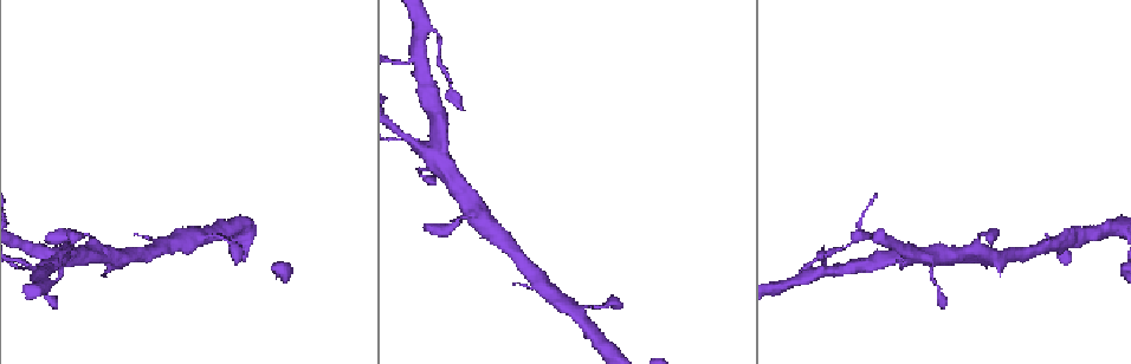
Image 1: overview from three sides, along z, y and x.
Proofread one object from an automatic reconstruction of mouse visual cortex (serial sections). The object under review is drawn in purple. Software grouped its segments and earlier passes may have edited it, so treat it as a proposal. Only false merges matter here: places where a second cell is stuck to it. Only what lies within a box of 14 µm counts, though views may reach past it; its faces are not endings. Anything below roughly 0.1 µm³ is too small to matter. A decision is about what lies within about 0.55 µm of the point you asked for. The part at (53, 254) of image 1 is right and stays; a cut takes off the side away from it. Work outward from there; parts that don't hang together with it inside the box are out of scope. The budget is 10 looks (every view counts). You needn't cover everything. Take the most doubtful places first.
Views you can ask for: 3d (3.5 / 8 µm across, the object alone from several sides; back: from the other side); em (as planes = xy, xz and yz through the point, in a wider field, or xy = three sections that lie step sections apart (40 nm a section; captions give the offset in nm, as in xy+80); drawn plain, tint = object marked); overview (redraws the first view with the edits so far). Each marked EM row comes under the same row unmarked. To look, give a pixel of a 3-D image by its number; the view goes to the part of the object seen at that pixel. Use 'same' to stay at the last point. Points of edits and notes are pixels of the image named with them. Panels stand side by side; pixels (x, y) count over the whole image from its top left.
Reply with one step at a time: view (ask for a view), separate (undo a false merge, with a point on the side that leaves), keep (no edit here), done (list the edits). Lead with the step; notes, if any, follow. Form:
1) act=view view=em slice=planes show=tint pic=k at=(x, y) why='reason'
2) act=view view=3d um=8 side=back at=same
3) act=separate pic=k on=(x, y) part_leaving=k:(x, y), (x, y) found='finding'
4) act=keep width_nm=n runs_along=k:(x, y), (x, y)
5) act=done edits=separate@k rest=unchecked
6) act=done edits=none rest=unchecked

act=view view=3d um=3.5 pic=1 at=(26, 267) why='thick turns thin'

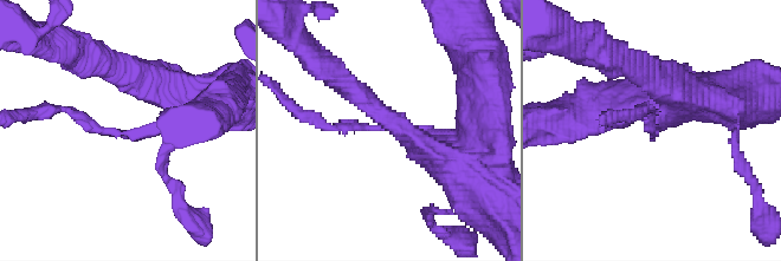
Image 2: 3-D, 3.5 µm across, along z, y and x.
act=view view=em slice=xy step=5 show=tint pic=2 at=(121, 133) arm_widths_nm=100,200 why='need the tissue'

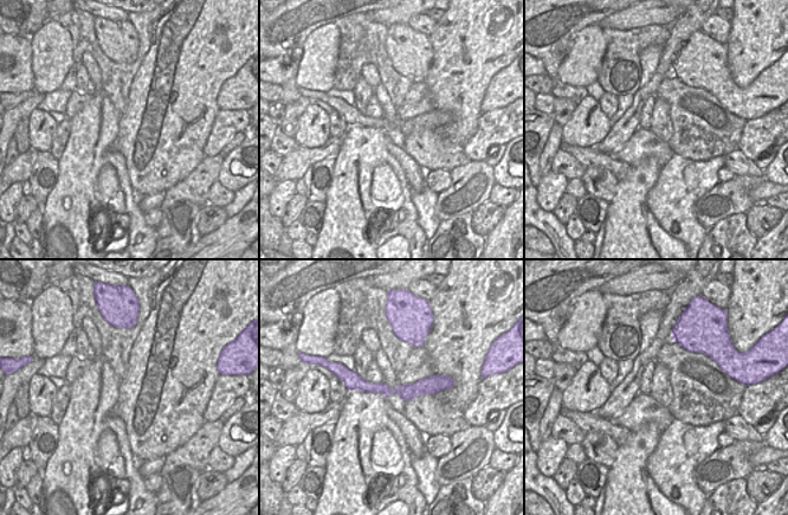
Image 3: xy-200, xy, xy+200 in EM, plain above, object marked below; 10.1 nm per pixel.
act=keep found='one cell here'

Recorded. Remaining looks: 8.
act=view view=3d um=8 pic=1 at=(61, 263)

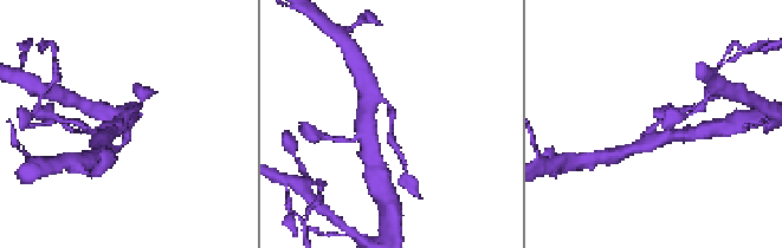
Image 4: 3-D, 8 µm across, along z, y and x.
act=view view=3d um=3.5 pic=4 at=(128, 127) why='zoom in'

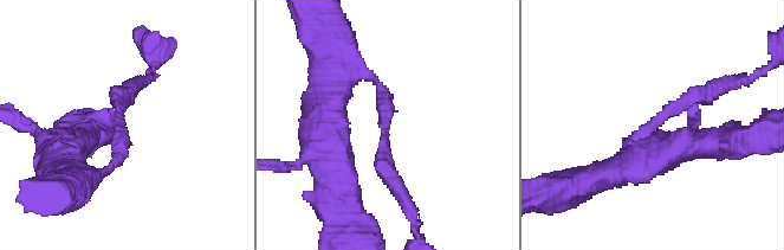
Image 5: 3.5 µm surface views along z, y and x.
act=view view=em slice=xy step=2 show=tint pic=5 at=(656, 120) arm_widths_nm=150,200

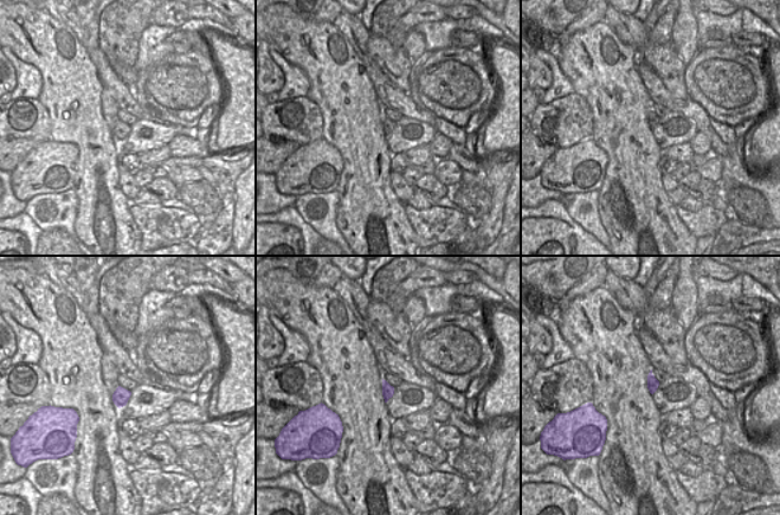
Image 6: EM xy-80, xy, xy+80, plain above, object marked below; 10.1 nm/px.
act=keep runs_along=5:(603, 171), (660, 116), (720, 88) found='continuous, no second cell'

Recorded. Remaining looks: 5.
act=view view=3d um=3.5 pic=1 at=(977, 249) why='three-way junction'

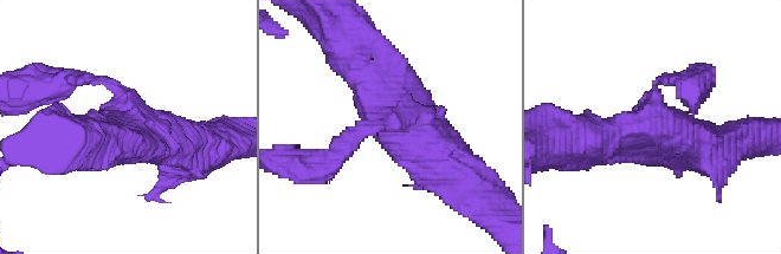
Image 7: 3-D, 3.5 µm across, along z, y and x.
act=view view=em slice=xy step=1 show=tint pic=7 at=(384, 122) why='now the EM'

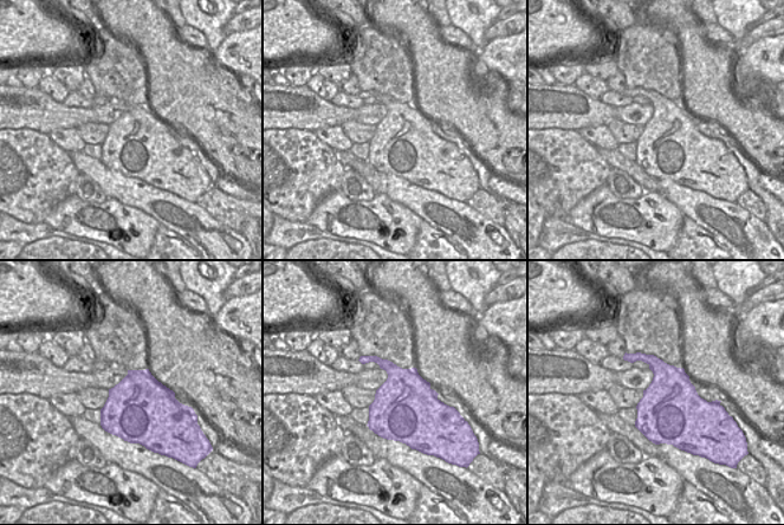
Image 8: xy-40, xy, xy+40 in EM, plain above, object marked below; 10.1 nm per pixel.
act=keep arms=3 runs_along=7:(355, 50), (450, 170) found='all the same cell'

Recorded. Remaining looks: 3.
act=view view=3d um=3.5 side=back pic=1 at=(203, 236) why='a narrow waist'

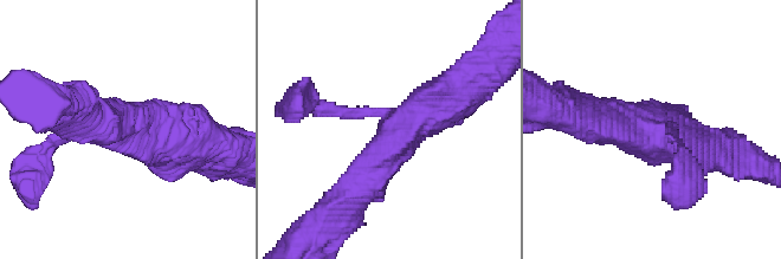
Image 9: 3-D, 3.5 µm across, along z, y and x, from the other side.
act=view view=em slice=xy step=2 show=tint pic=9 at=(385, 120) arms=3 arm_widths_nm=150,500,500

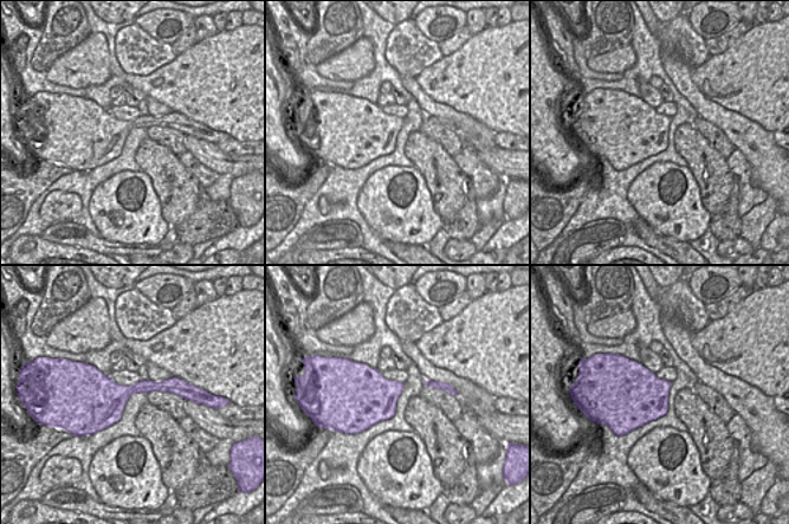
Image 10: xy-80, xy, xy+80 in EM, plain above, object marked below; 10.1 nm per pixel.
act=keep width_nm=460 runs_along=9:(468, 82), (395, 136), (359, 190) found='all the same cell'

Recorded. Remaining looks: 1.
act=done edits=none rest=unchecked

